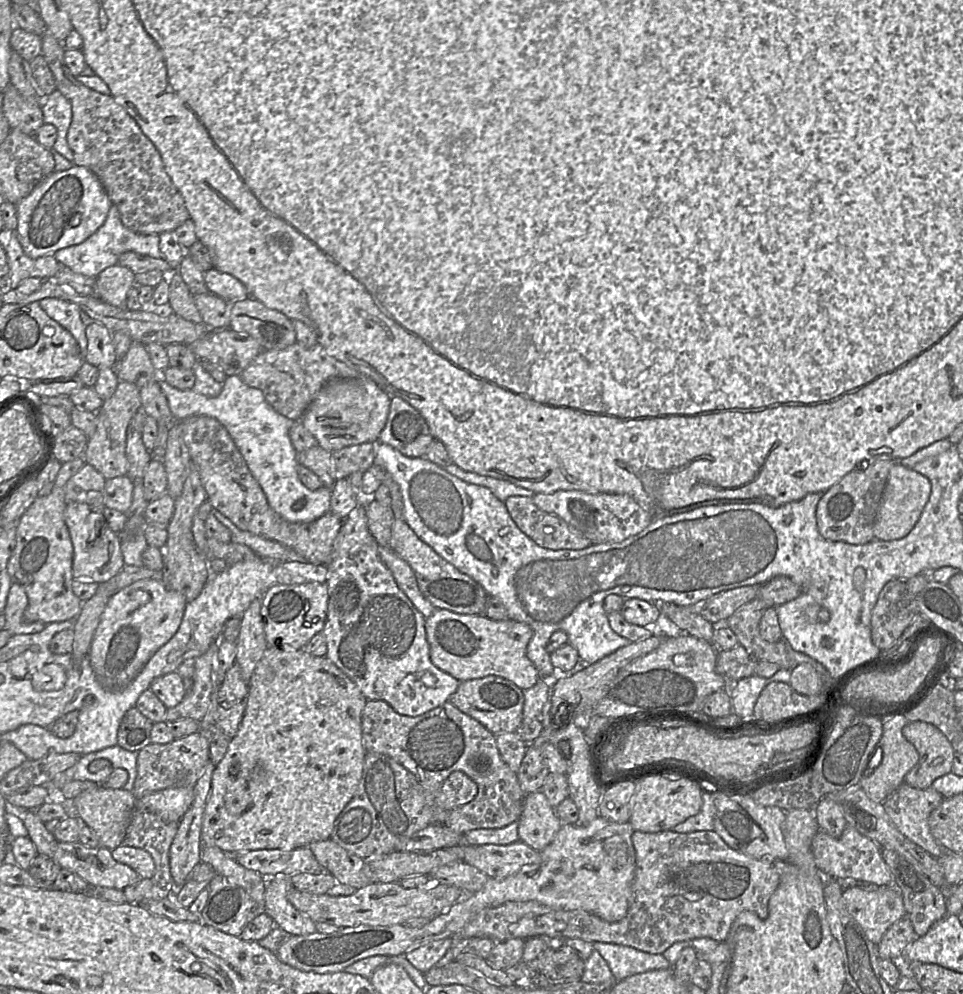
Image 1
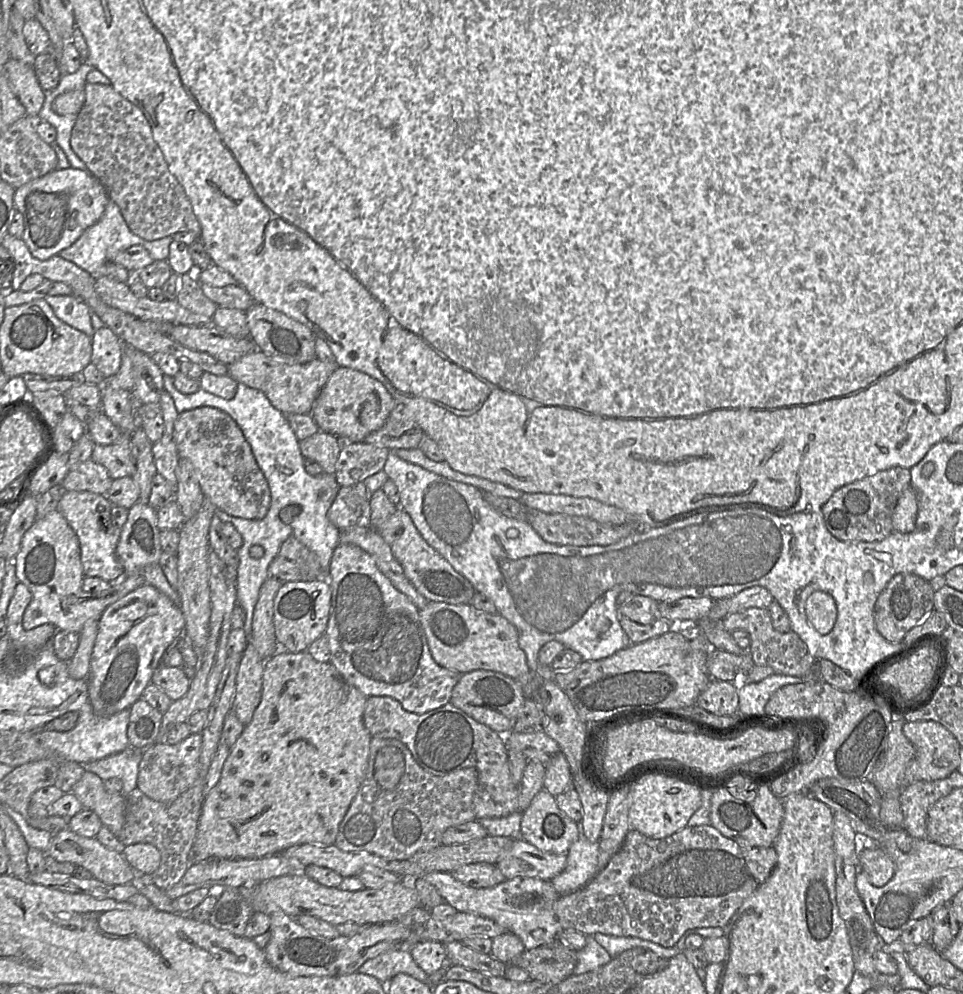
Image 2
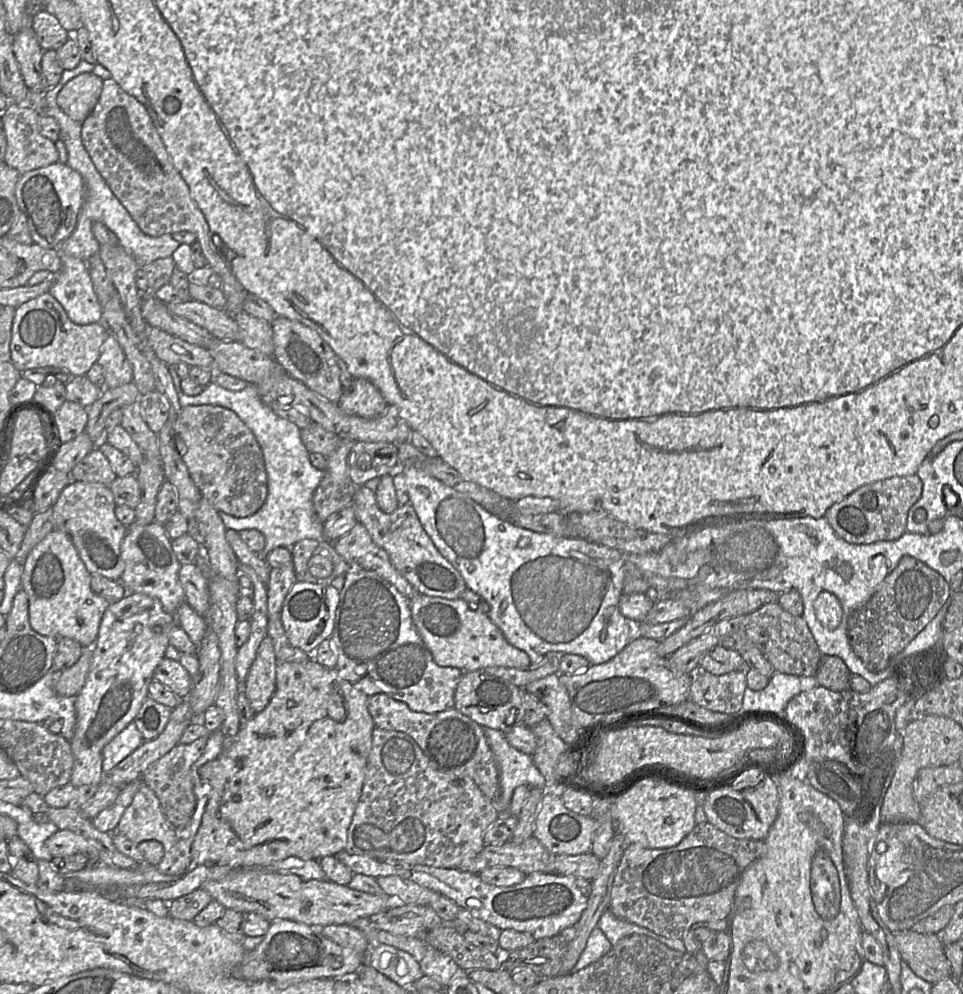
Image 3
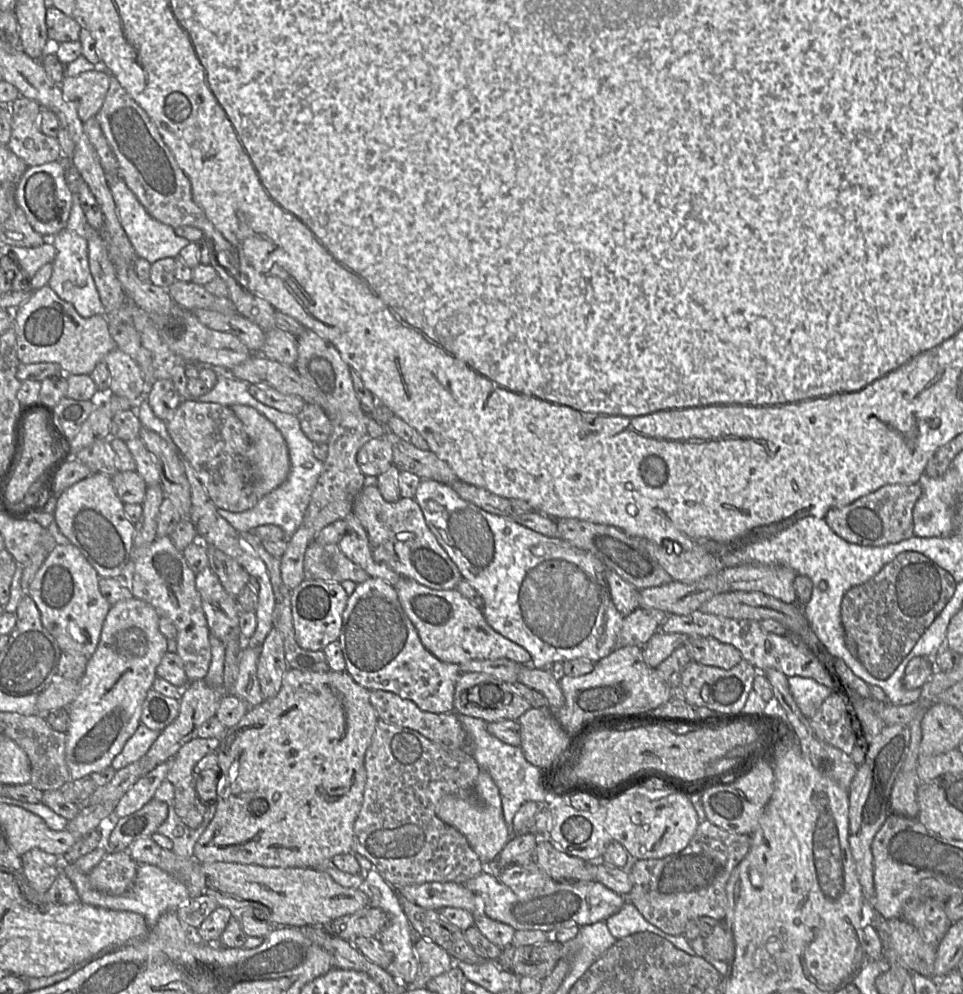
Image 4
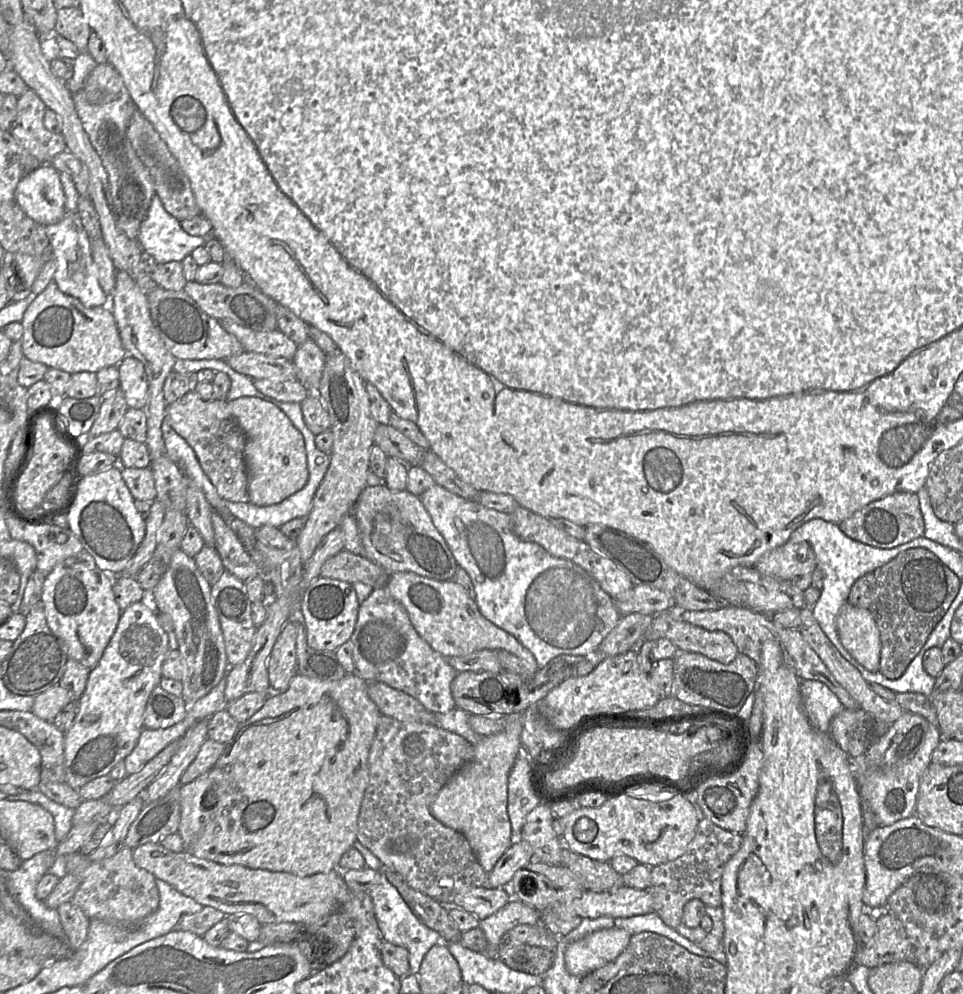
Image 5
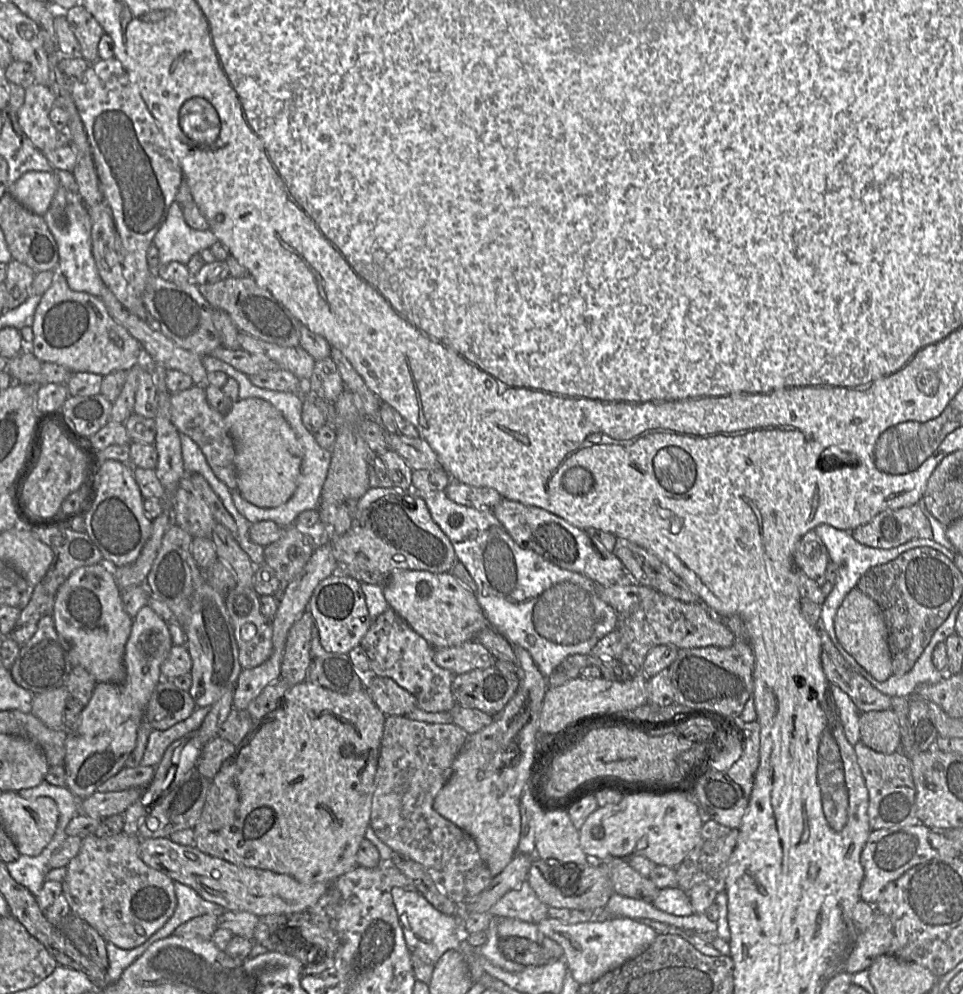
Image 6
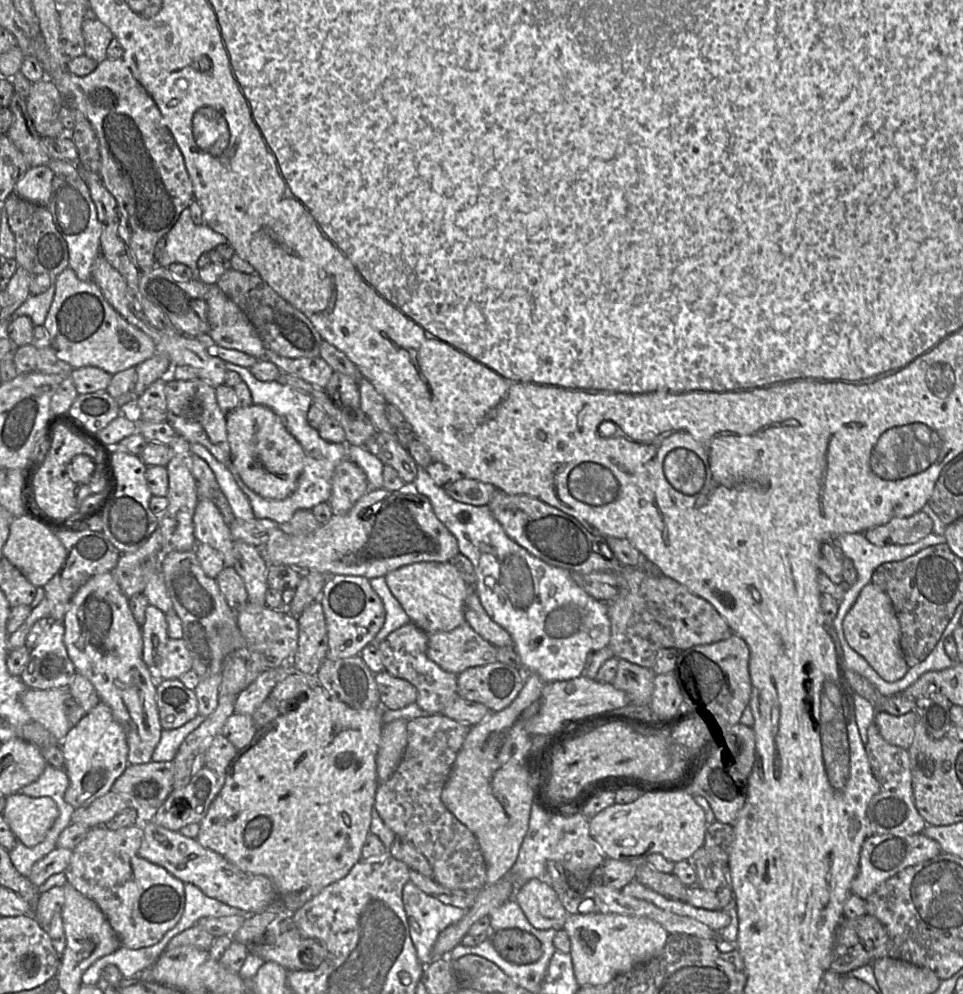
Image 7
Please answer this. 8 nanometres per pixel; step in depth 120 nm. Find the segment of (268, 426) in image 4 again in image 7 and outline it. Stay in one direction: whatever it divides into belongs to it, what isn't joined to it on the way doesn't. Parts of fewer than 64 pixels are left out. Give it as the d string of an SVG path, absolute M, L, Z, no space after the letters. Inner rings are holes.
M260 404L226 413L230 460L242 482L254 493L269 500L283 500L297 487L304 467L304 453L296 438L270 408Z

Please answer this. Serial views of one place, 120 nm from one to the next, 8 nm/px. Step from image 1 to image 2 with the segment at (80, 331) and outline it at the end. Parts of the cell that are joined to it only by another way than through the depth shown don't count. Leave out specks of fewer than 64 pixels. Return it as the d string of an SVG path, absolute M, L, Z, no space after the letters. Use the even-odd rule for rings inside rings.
M56 295L45 298L55 315L69 326L92 336L92 311L85 301L76 295Z

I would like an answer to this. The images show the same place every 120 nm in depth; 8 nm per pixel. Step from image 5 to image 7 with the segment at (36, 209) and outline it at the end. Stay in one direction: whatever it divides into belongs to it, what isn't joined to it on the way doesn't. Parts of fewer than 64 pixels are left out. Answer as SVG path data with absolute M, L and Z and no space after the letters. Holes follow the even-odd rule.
M48 166L30 167L14 186L13 193L23 200L46 206L50 200L53 172Z

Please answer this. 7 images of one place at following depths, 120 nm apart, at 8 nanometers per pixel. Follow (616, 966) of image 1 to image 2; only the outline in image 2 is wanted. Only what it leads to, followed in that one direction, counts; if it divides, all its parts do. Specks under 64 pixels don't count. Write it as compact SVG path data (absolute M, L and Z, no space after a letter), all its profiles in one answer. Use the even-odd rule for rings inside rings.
M596 933L593 936L596 942L601 945L611 957L615 957L626 950L636 947L650 950L660 957L667 959L671 959L680 953L680 950L676 947L665 948L651 941L636 937L616 937L601 933Z

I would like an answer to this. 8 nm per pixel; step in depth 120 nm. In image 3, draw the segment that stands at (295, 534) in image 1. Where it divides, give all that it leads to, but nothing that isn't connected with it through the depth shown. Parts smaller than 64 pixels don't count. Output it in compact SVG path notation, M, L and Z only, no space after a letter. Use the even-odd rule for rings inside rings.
M215 405L182 407L173 426L173 439L179 455L202 496L217 510L237 518L256 513L267 497L267 476L260 446L247 425L232 410Z

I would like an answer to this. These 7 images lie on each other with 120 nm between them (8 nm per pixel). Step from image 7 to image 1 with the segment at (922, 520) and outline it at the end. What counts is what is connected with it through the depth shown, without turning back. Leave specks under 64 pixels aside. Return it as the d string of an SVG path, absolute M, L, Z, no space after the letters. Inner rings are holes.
M893 460L868 462L845 475L824 492L817 504L817 528L822 537L852 545L867 544L875 539L873 528Z

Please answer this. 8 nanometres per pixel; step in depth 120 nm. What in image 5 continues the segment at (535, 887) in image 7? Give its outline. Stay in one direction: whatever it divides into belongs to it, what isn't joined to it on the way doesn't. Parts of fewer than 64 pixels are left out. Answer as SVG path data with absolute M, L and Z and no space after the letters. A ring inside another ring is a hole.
M482 886L463 890L448 907L462 908L481 921L504 907L511 899L508 888L488 889Z

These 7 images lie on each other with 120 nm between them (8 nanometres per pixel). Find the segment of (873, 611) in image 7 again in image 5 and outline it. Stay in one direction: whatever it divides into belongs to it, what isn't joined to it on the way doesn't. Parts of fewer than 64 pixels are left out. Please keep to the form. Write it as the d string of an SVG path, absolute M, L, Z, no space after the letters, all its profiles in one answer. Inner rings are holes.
M846 602L837 617L837 632L850 655L865 669L879 671L881 640L873 615Z

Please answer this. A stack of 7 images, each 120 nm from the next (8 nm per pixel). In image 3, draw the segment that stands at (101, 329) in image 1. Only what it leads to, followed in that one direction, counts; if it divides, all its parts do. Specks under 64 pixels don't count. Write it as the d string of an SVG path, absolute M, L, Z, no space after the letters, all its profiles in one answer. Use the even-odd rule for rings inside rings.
M108 333L97 360L105 373L105 386L116 388L133 382L133 369L125 353L112 333Z

